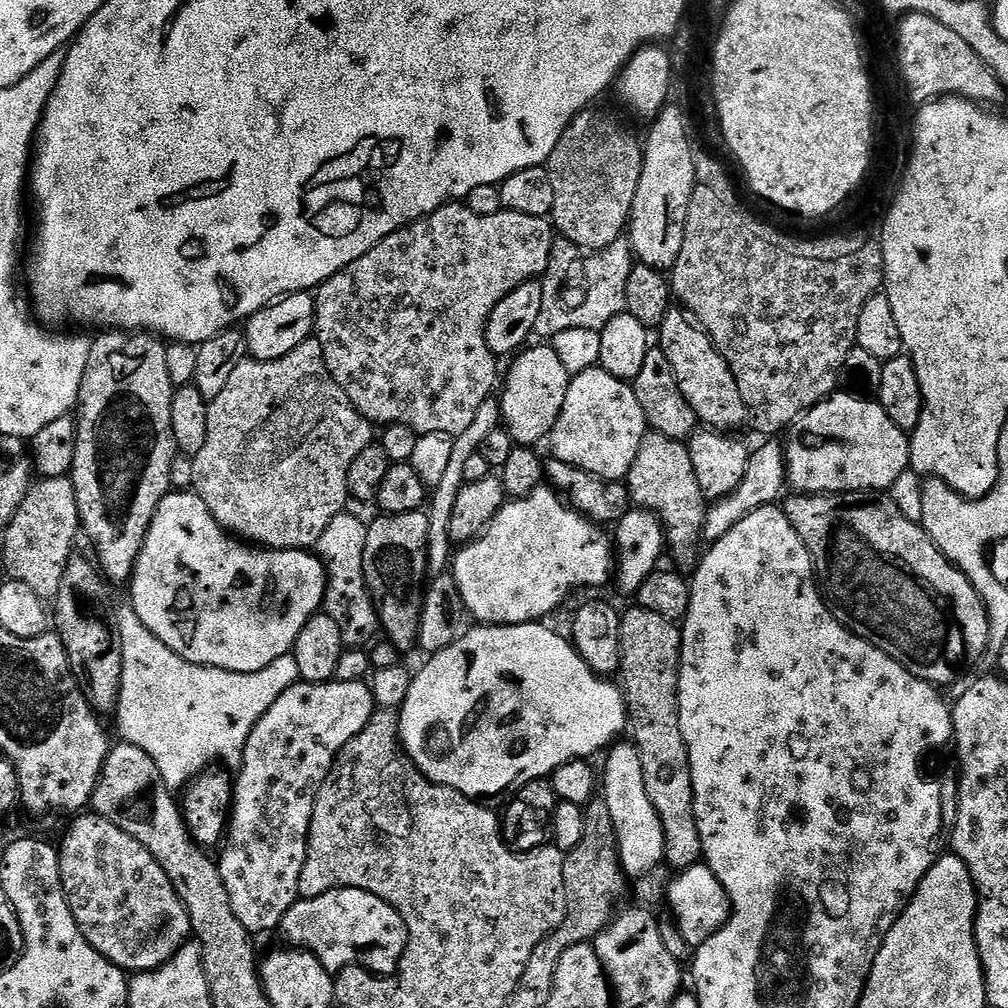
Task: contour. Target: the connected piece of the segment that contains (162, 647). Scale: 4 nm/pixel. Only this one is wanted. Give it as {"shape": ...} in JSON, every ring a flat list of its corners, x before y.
{"shape":[[124,606,116,612,114,631,120,641,122,654,122,678,120,679,120,703,117,704,114,719,120,723,119,739,125,744,138,746,138,750,146,750,150,758,154,758,154,766,158,766,158,774,168,783,169,789,183,789,192,783,201,772,205,771,204,744,209,740,216,744,224,736,224,753,220,760,225,769,239,769,244,761,246,742,254,730,254,726,290,690,290,686,301,683,298,674,298,662,295,655,274,658,270,666,262,666,257,672,231,672,221,668,204,668,201,664,192,664,186,658,174,654,170,646,162,641,136,617,130,606]]}

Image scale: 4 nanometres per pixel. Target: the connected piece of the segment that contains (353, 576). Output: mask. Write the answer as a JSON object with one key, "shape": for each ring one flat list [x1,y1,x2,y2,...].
{"shape":[[340,513,331,520,314,550,327,574,323,611,337,623,345,647,362,648,377,637,375,634,379,633,380,627,364,574,367,523,350,513]]}

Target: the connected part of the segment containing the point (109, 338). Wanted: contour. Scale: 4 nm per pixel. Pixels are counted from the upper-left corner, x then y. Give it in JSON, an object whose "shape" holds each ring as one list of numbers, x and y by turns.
{"shape":[[104,330,99,333,100,337,92,340,90,350,90,362,86,362,86,374,82,378,80,387,80,402,78,405,78,419,76,420,76,445,74,446,74,458,70,479,74,486,74,494,78,502,80,524,84,532,88,535,90,543,96,547,95,559,98,561,98,568,109,581,113,580,116,584,127,585,132,579,132,571,136,565,138,554,144,545,146,534,150,530,150,522,162,502,162,498,168,495,172,488,170,482,170,466,174,458,178,455,178,449,174,442,172,433,172,423,170,422,170,406,172,405,173,387,170,382,170,373,166,370,166,344,161,337,139,330]]}

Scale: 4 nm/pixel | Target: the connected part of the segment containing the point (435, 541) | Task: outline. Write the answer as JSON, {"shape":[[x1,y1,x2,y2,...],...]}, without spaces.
{"shape":[[490,398,486,402,482,402,482,406,478,406,478,414,474,414,474,422,470,422,470,426,466,426,466,430,462,430,462,434,458,434,453,439,454,451,450,454,449,468,446,470,442,482,438,484,436,489,431,491,430,503,426,508,428,521,430,522,430,534,428,535,429,573,444,574,449,571,450,561,454,556,454,545,450,538,450,517,454,515,454,502,458,502,458,494,465,486,462,469,466,466,470,454,480,451,482,442,486,442,486,437,490,435,490,430,501,427,501,424,499,403]]}

